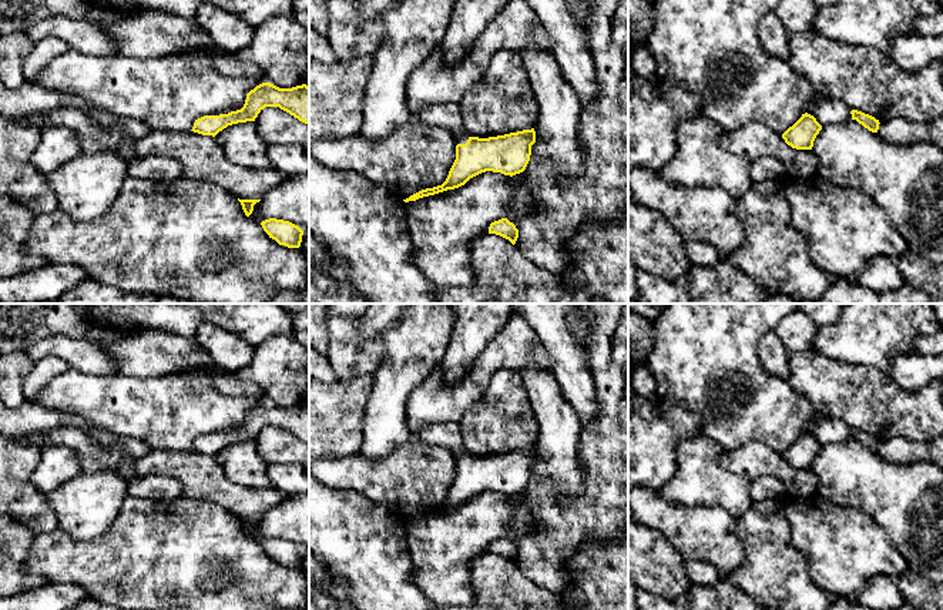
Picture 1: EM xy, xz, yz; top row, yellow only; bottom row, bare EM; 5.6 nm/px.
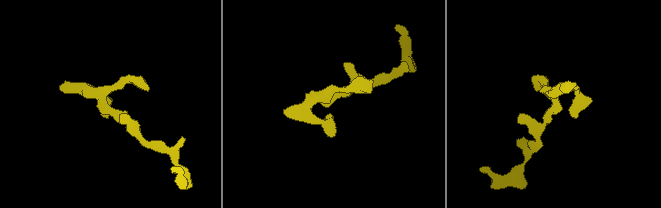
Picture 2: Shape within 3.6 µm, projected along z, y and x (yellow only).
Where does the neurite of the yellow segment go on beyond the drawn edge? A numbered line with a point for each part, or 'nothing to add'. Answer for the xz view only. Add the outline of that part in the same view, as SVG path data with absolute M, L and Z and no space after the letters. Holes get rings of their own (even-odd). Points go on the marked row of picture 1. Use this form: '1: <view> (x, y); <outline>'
1: xz (447, 116); M453 101L426 105L420 111L413 113L412 120L429 127L449 130L457 144L466 144L470 137L464 131L459 104Z

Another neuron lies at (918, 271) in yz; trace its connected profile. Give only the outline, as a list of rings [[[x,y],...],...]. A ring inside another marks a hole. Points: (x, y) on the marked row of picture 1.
[[[907,249],[897,257],[897,267],[905,284],[927,291],[930,304],[943,304],[943,262],[933,264],[917,252]]]

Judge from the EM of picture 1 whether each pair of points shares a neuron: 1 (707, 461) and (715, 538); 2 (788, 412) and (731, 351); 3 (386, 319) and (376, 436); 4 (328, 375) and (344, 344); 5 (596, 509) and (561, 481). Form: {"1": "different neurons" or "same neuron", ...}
{"1": "different neurons", "2": "same neuron", "3": "different neurons", "4": "different neurons", "5": "different neurons"}

